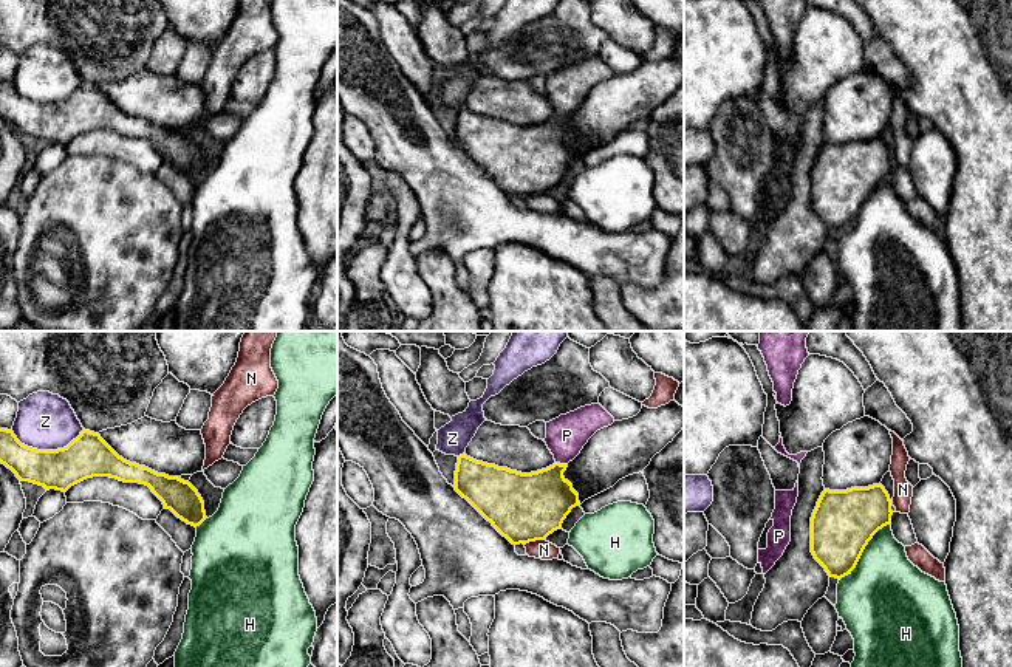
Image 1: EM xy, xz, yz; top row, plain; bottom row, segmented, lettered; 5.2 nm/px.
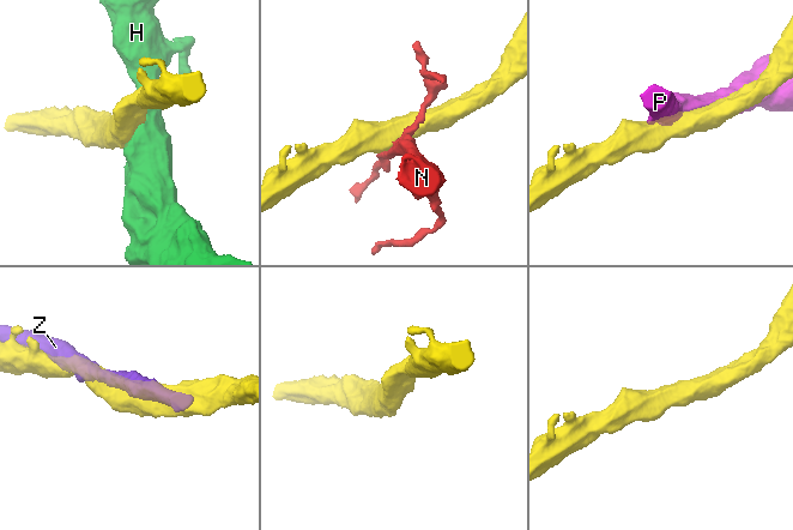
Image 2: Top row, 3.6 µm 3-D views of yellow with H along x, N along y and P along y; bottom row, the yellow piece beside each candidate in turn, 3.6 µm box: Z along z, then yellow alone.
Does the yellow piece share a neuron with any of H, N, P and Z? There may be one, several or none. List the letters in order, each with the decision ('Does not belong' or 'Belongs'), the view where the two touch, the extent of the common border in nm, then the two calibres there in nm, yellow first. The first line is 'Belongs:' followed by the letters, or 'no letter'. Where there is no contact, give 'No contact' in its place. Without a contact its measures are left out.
Belongs: no letter
H: Does not belong. Touches yellow in yz. Shared border 400 nm. Thickness 320 nm (yellow) against 420 nm
N: Does not belong. Touches yellow in xz. Shared border 110 nm. Thickness 360 nm (yellow) against 100 nm
P: Does not belong. Touches yellow in xz. Shared border 70 nm. Thickness 320 nm (yellow) against 200 nm
Z: Does not belong. Touches yellow in xy. Shared border 380 nm. Thickness 220 nm (yellow) against 300 nm

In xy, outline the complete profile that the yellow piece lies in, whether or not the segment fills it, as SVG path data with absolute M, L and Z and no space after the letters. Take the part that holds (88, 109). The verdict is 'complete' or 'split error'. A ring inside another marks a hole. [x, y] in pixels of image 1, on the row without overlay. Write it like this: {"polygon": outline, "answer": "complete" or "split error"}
{"polygon": "M0 82L0 116L20 135L67 145L93 130L110 130L124 136L139 136L152 142L178 172L200 180L207 170L198 144L178 130L158 127L119 110L99 87L82 84L67 101L37 104L22 97L12 84Z", "answer": "complete"}

